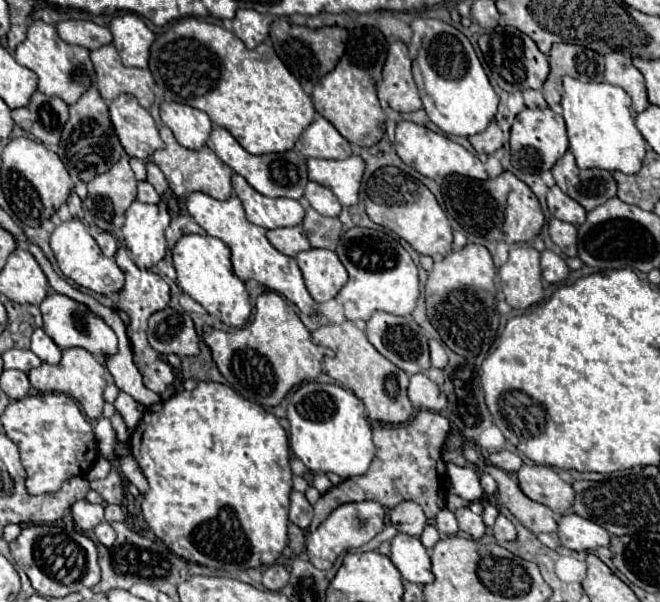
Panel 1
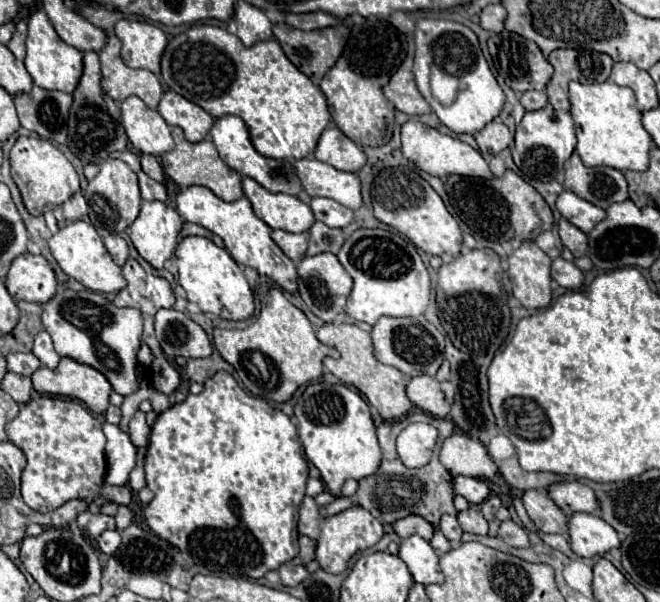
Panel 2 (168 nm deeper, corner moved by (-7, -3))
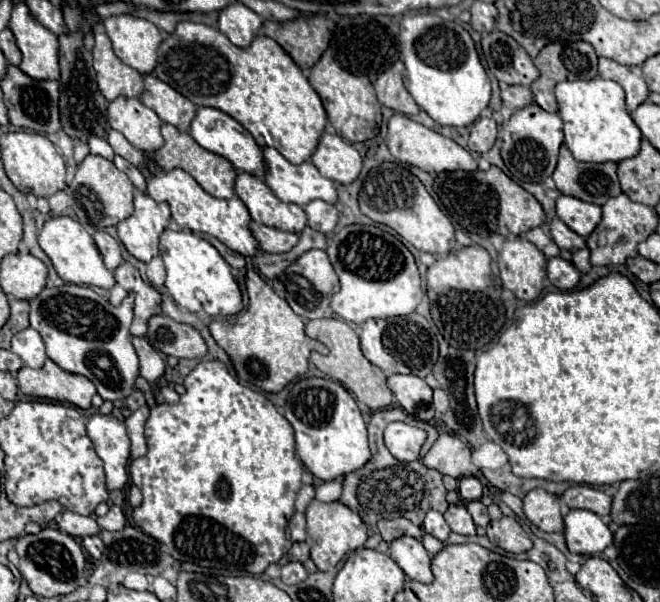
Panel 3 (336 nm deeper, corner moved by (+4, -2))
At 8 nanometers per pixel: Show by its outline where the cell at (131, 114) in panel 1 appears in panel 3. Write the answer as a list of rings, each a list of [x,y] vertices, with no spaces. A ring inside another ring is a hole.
[[[119,96],[109,102],[107,108],[109,126],[119,130],[135,148],[143,152],[153,152],[163,146],[163,136],[159,132],[159,116],[139,102],[139,98]]]

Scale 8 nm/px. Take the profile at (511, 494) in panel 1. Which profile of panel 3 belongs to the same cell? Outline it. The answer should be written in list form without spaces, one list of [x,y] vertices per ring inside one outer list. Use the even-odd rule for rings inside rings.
[[[531,490],[523,498],[525,516],[545,532],[563,532],[563,516],[559,516],[559,498],[547,490]]]

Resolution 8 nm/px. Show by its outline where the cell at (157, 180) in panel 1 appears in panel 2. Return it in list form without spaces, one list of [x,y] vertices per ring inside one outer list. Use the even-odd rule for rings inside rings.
[[[140,155],[140,161],[142,161],[142,171],[148,175],[148,177],[152,177],[154,181],[158,181],[158,183],[162,183],[164,181],[164,173],[162,173],[162,167],[160,167],[160,163],[158,163],[158,159],[154,157],[154,155]]]

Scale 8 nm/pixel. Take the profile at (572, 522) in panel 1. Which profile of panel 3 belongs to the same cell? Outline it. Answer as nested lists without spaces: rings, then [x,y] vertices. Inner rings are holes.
[[[571,510],[565,516],[565,538],[569,552],[599,554],[613,544],[613,532],[589,510]]]

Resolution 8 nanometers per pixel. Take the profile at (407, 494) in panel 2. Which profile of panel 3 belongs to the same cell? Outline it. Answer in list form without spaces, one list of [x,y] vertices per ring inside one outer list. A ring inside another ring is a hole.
[[[385,408],[373,412],[369,420],[369,430],[375,438],[375,454],[361,470],[355,470],[345,476],[341,502],[349,506],[353,512],[357,512],[361,520],[369,526],[375,526],[383,518],[399,518],[399,516],[411,520],[415,526],[421,526],[429,508],[445,512],[449,506],[445,498],[447,490],[443,486],[443,476],[437,470],[423,466],[421,462],[399,462],[391,456],[391,452],[383,444],[383,430],[391,422],[405,422],[417,428],[433,428],[431,424],[415,420],[413,416],[405,414],[403,408]]]

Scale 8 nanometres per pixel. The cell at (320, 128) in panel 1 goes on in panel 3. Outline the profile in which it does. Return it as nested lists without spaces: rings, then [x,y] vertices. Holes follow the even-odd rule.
[[[327,132],[321,136],[321,142],[311,156],[311,162],[325,178],[337,184],[351,184],[359,176],[363,166],[359,152],[351,144]]]

